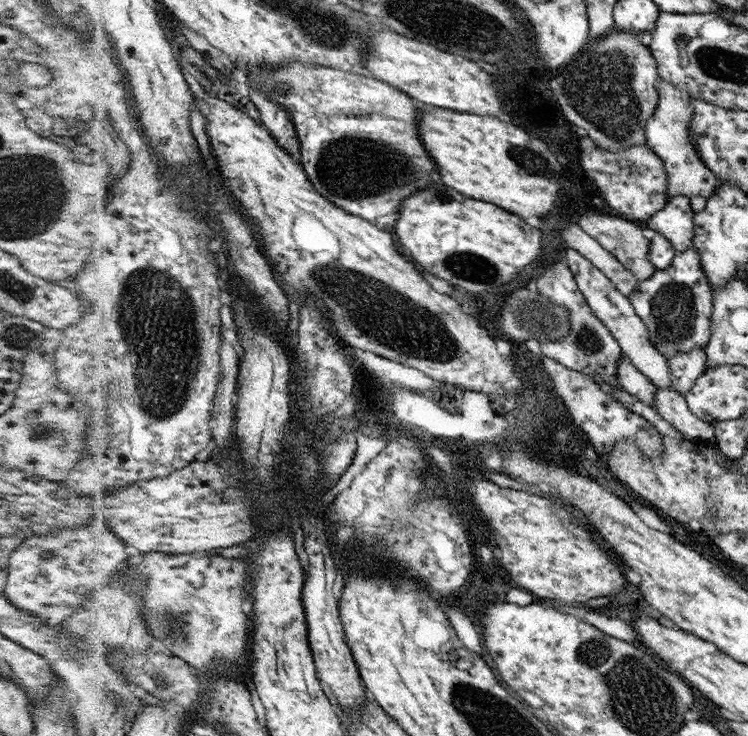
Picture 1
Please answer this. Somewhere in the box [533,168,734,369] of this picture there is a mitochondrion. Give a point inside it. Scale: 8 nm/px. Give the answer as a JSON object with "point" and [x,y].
{"point":[673,308]}

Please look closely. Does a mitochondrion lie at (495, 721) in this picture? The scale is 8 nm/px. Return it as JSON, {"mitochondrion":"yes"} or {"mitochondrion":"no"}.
{"mitochondrion":"yes"}

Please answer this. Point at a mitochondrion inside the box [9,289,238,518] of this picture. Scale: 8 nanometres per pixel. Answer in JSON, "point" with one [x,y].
{"point":[52,430]}

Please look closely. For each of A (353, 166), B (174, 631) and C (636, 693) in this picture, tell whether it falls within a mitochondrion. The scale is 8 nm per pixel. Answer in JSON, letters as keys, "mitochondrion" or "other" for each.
{"A":"mitochondrion","B":"mitochondrion","C":"mitochondrion"}

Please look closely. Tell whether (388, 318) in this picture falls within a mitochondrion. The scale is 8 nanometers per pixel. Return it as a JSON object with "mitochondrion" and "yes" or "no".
{"mitochondrion":"yes"}

